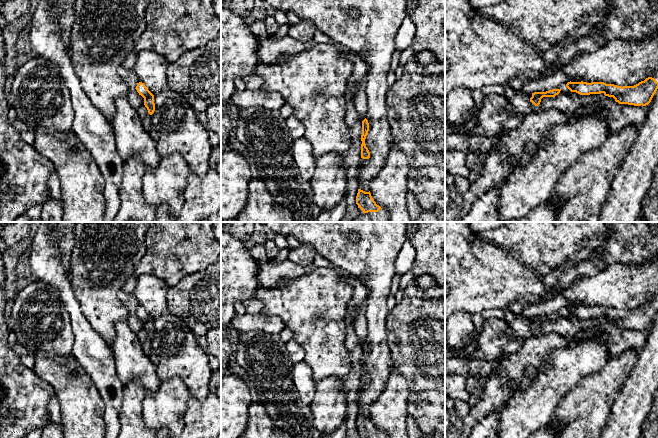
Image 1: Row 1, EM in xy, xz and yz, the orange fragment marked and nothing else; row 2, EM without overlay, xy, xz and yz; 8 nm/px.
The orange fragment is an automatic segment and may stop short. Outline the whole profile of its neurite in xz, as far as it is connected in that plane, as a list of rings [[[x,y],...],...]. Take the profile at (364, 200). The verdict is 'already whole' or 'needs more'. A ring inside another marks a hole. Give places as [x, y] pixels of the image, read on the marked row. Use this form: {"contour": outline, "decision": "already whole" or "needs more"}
{"contour": [[[358,189],[356,204],[359,213],[367,213],[371,218],[371,222],[388,222],[387,211],[376,204],[370,191],[365,192]]], "decision": "needs more"}

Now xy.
{"contour": [[[139,82],[135,88],[139,95],[144,98],[144,105],[148,113],[152,115],[155,111],[154,95],[148,90],[144,83]]], "decision": "already whole"}

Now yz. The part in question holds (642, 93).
{"contour": [[[658,70],[634,86],[617,86],[604,82],[568,82],[566,87],[580,95],[600,94],[613,97],[619,104],[648,105],[658,89]]], "decision": "needs more"}

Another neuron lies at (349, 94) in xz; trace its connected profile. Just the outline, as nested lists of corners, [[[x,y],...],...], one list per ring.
[[[350,83],[347,84],[345,92],[346,114],[345,122],[351,134],[351,146],[344,155],[345,160],[345,176],[346,176],[346,213],[340,222],[352,222],[358,215],[359,210],[356,204],[356,196],[359,189],[357,168],[361,159],[361,135],[362,120],[355,108],[354,90]]]

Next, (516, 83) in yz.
[[[513,77],[510,79],[510,81],[507,83],[508,86],[510,86],[511,88],[517,90],[520,89],[526,82],[530,82],[533,81],[529,78],[527,79],[523,79],[523,78],[519,78],[519,77]]]

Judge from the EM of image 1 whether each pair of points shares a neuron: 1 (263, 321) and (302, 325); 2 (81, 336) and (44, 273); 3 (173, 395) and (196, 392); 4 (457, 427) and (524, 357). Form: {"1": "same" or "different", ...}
{"1": "different", "2": "same", "3": "different", "4": "same"}

